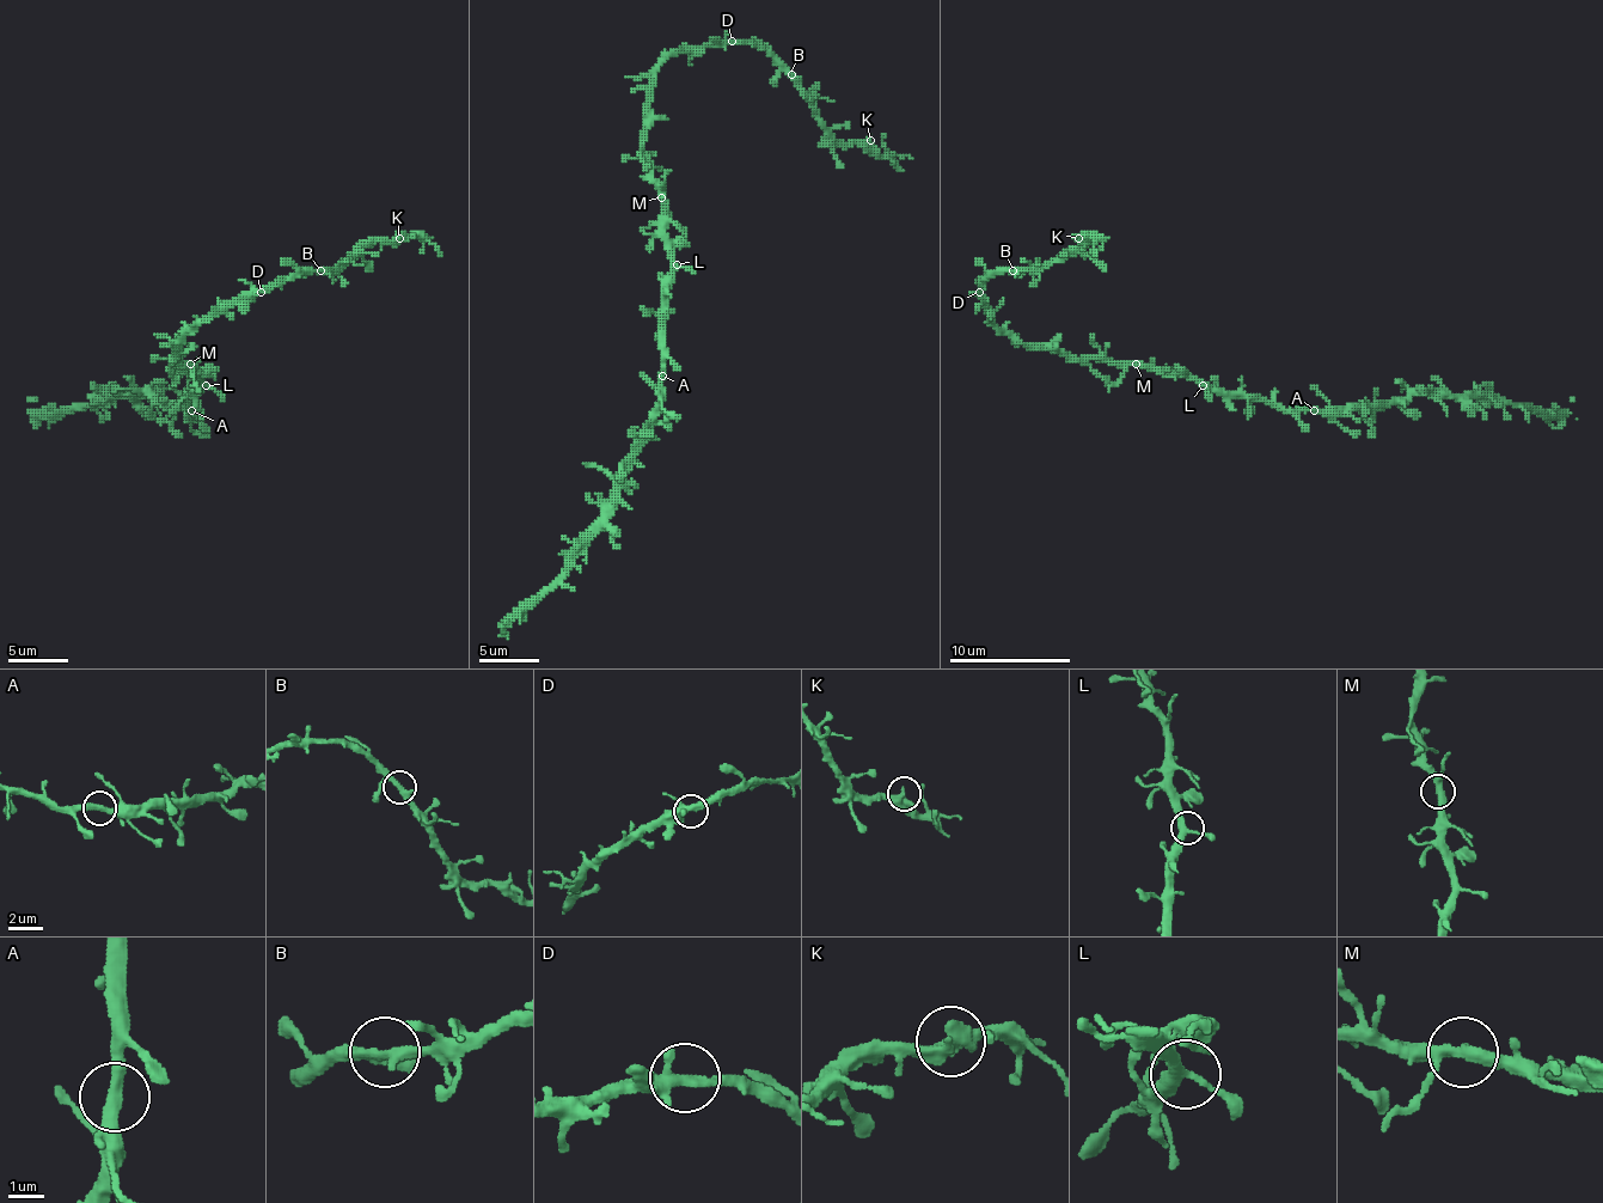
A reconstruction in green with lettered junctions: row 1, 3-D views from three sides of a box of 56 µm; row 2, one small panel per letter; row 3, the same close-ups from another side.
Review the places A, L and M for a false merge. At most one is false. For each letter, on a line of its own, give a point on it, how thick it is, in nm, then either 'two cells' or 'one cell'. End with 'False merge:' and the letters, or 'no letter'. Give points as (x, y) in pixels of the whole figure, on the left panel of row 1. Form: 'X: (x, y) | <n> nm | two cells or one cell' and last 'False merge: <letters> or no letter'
A: (191, 410) | 360 nm | one cell
L: (206, 385) | 320 nm | one cell
M: (190, 364) | 320 nm | one cell
False merge: no letter

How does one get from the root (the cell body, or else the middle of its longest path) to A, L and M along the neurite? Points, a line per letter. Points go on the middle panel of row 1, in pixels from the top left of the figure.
A: (665, 213), (671, 276), (665, 288), (662, 376)
L: (665, 213), (668, 255), (677, 264)
M: (665, 213), (662, 197)

